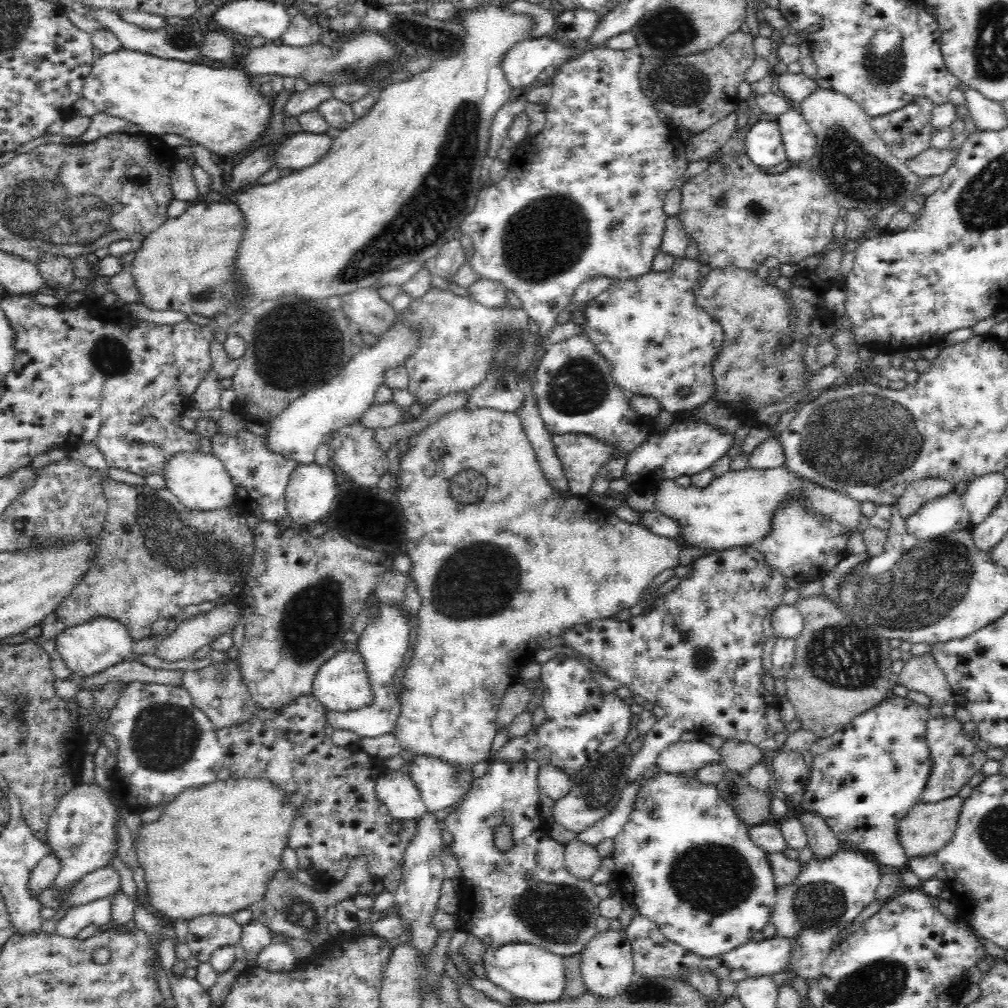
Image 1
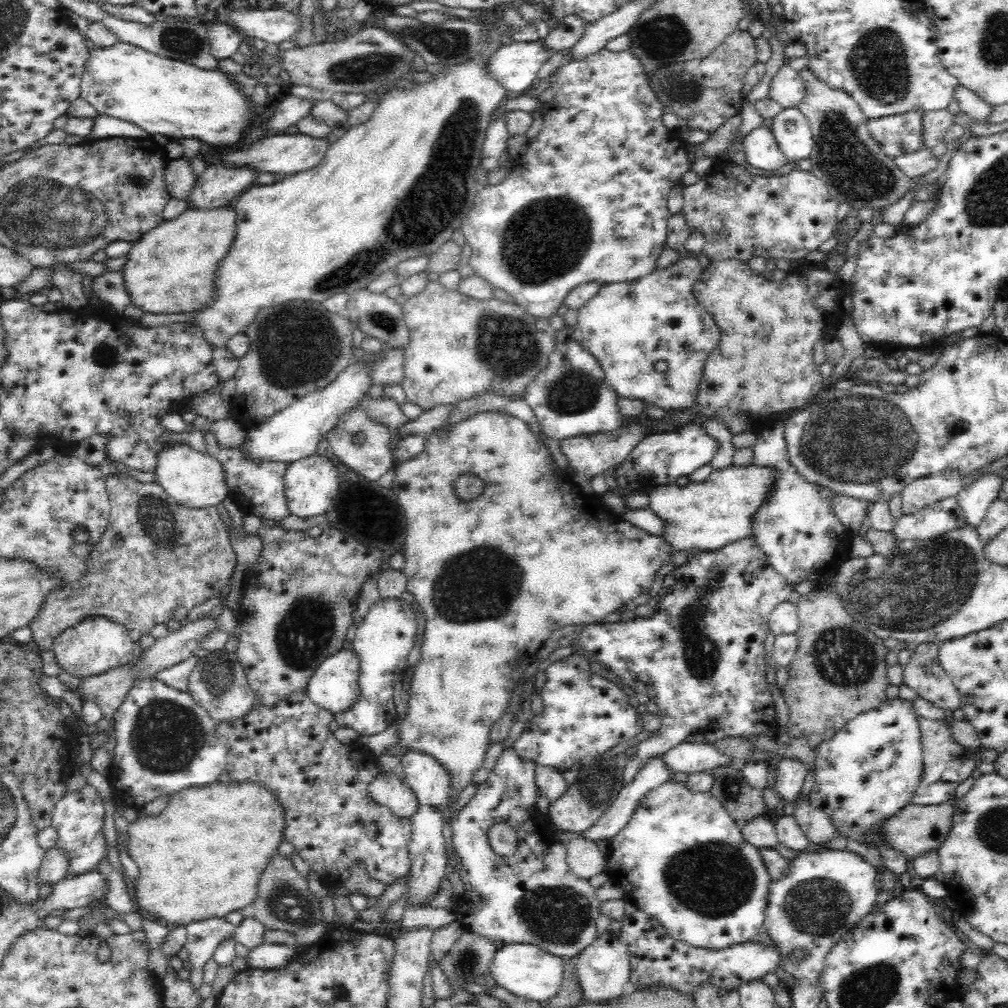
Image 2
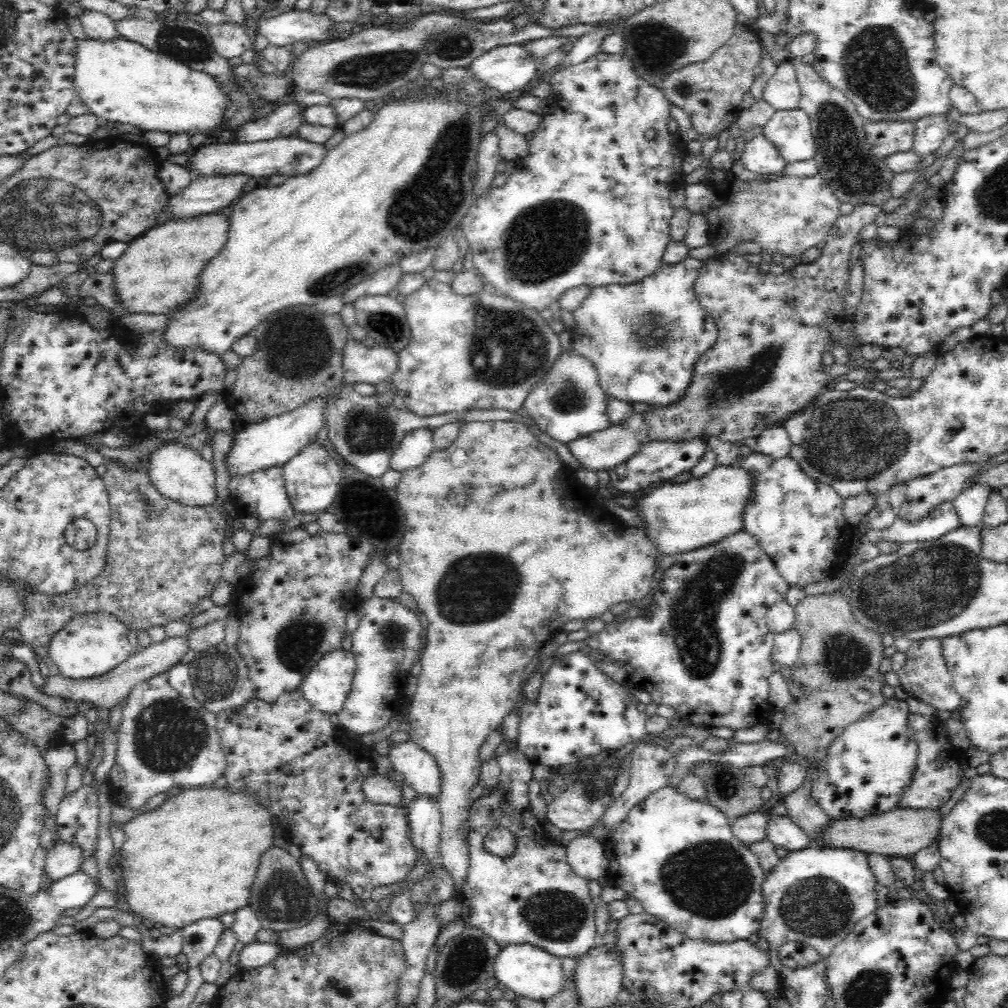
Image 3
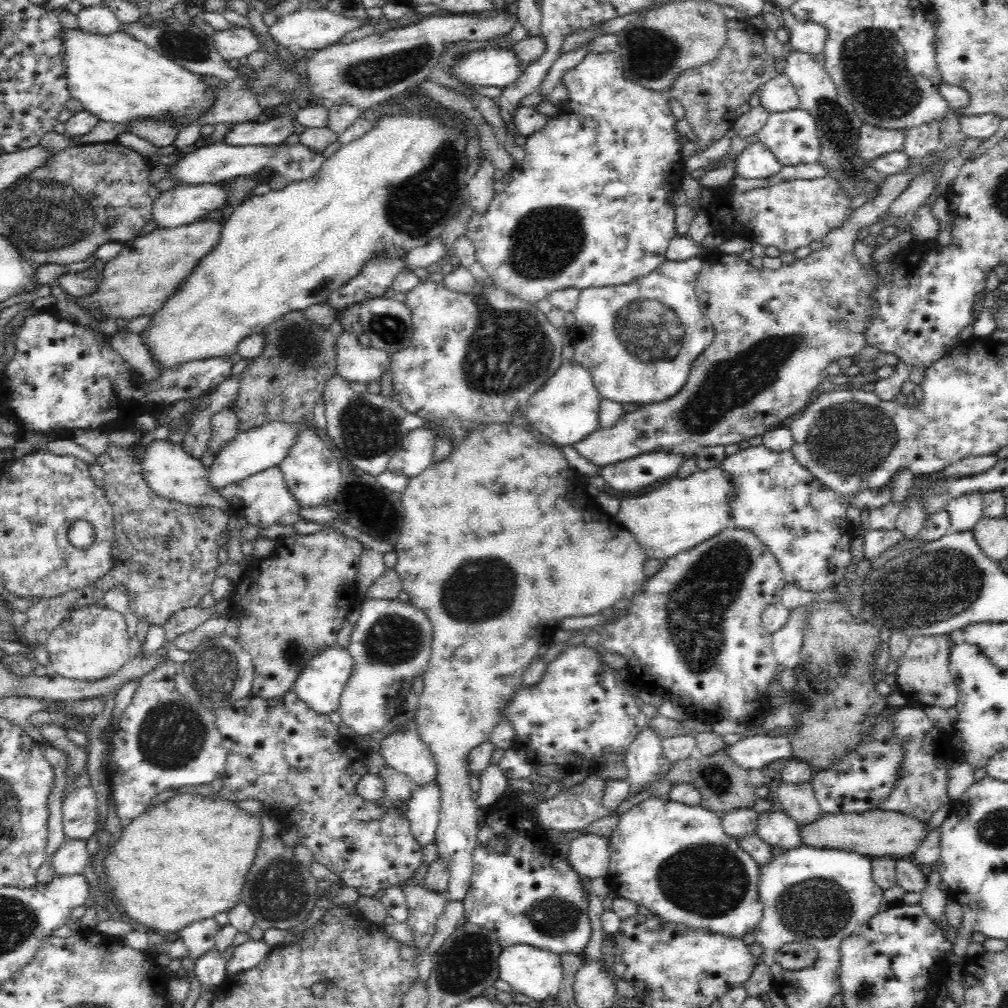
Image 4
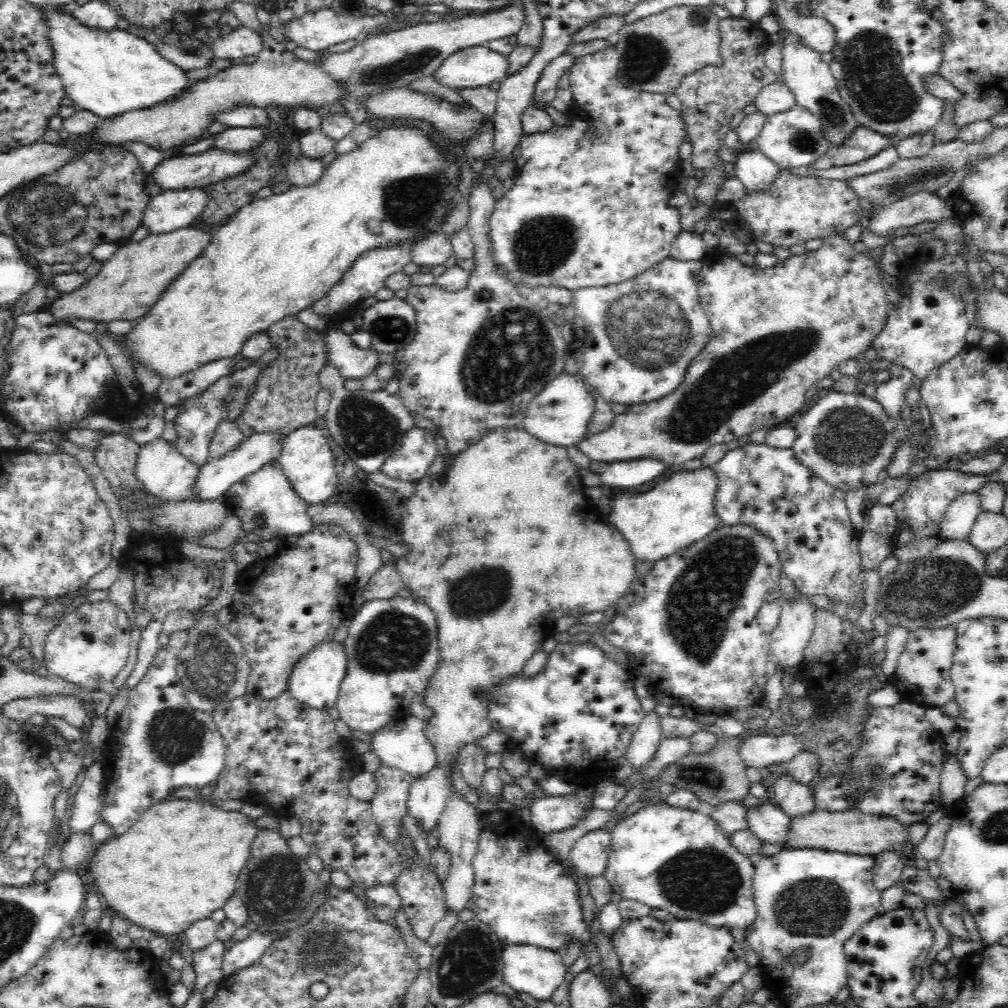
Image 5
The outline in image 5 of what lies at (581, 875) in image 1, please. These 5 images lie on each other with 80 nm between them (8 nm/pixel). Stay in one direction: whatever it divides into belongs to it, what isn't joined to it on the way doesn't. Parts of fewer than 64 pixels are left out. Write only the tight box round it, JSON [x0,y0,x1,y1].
[570,831,611,877]

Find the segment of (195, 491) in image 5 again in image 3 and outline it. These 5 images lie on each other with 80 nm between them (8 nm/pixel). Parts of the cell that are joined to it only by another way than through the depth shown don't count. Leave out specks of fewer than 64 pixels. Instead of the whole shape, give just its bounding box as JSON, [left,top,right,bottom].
[223,397,326,478]

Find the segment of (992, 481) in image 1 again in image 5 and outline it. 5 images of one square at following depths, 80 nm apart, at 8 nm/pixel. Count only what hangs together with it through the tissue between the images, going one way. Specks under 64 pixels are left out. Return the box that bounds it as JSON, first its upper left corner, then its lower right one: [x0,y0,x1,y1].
[937,493,981,539]

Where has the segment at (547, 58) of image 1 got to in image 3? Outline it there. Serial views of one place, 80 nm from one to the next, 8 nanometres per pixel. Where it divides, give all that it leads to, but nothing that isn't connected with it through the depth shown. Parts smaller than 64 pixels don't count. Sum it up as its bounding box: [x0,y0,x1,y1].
[468,44,540,97]

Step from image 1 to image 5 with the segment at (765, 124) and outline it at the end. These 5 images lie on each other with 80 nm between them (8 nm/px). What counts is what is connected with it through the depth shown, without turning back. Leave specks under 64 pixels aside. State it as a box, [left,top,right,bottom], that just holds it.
[735,150,781,195]

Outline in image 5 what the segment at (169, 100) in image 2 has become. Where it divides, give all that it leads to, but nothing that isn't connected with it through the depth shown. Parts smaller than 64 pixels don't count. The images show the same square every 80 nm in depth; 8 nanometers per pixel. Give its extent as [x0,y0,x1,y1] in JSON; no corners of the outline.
[33,4,188,119]

